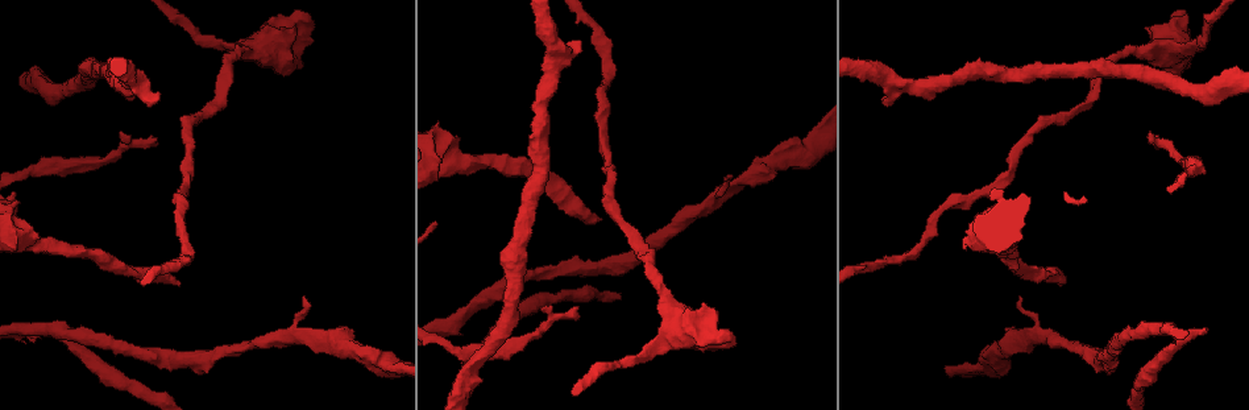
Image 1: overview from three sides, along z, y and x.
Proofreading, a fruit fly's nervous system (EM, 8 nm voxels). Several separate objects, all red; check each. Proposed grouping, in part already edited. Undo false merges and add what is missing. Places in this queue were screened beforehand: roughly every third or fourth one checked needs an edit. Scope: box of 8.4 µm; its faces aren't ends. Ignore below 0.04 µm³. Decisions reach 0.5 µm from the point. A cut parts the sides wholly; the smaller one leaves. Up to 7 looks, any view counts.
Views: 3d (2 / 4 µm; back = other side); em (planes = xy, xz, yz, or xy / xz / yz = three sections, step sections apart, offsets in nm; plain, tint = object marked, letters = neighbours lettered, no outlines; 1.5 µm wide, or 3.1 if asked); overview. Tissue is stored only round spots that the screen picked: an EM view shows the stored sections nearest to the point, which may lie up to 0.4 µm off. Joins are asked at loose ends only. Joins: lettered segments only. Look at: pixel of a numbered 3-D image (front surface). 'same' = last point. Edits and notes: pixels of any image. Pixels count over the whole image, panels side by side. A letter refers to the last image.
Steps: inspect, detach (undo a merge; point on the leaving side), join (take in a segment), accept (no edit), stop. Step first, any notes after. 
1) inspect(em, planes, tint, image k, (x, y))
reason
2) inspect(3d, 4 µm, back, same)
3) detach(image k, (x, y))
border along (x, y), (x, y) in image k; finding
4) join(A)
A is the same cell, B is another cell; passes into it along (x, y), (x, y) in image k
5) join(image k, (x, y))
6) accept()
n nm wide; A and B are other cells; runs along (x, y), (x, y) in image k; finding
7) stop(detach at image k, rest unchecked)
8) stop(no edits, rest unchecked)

inspect(em, planes, letters, image 1, (1206, 329))
branch stops here

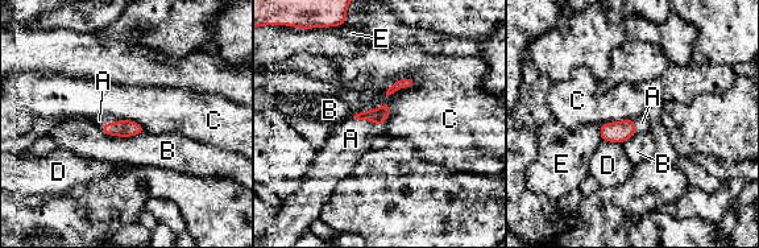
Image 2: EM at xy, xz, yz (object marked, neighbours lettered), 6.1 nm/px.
join(A)
A is the same cell, B, C, D and E are other cells; passes into it along (378, 116), (368, 119), (351, 139) in image 2; it goes on there

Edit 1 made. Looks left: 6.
inspect(em, planes, tint, image 1, (225, 43))
narrows sharply

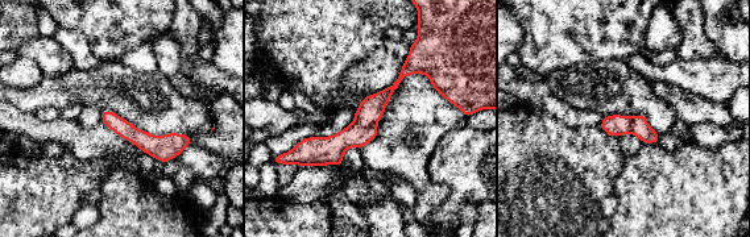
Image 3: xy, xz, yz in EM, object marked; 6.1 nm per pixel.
inspect(em, planes, letters, same)

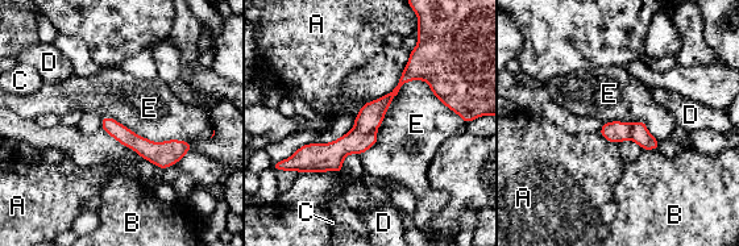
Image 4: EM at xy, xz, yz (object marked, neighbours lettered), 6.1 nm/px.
accept()
A, B, C, D and E are other cells; border along (461, 119), (409, 80), (360, 155) in image 4; one cell here

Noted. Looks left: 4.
inspect(3d, 2 µm, image 1, (580, 42))
thick end

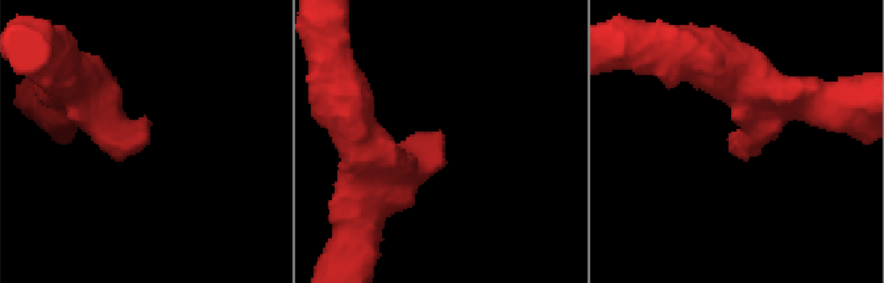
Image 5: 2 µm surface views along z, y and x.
inspect(em, yz, step 8, letters, image 5, (730, 137))
need the tissue

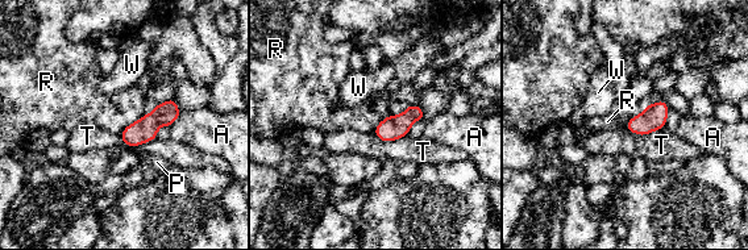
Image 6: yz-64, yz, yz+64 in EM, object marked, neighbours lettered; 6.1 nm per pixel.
accept()
T touches over 240 nm; A, P, R, T and W are other cells; border along (144, 115), (132, 121), (120, 136) in image 6; no lettered segment goes on from it

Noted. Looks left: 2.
stop(join at image 2, rest unchecked)

